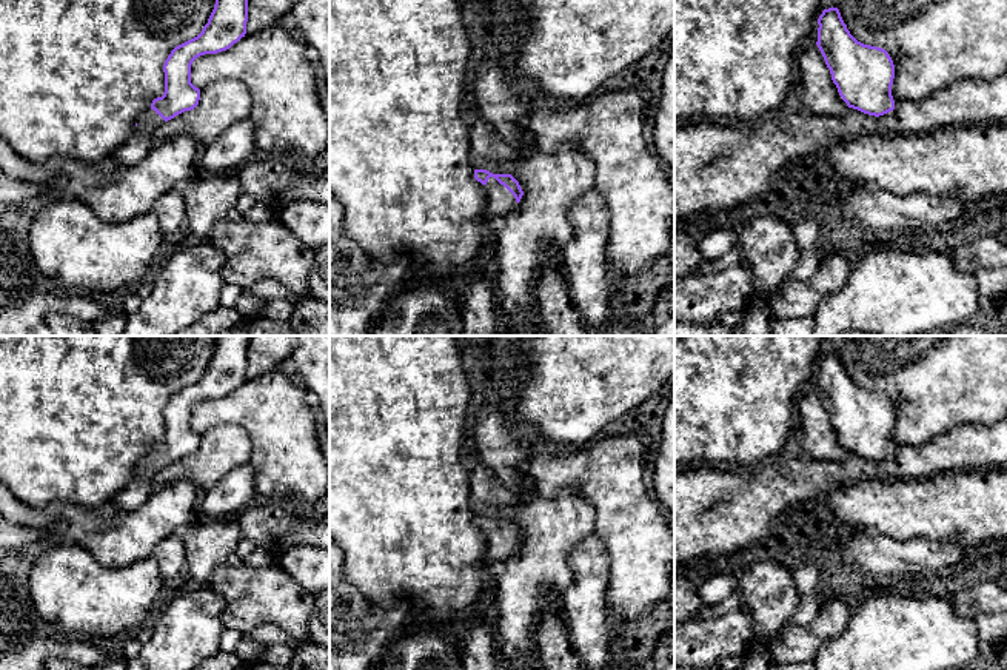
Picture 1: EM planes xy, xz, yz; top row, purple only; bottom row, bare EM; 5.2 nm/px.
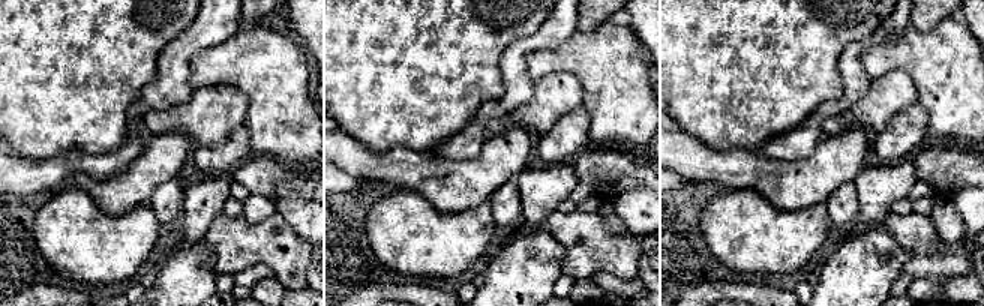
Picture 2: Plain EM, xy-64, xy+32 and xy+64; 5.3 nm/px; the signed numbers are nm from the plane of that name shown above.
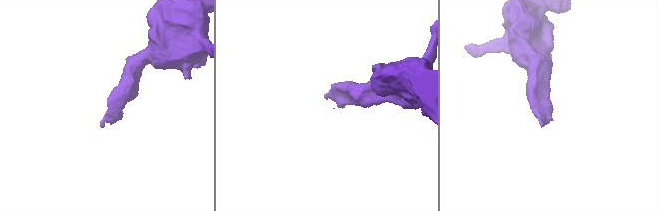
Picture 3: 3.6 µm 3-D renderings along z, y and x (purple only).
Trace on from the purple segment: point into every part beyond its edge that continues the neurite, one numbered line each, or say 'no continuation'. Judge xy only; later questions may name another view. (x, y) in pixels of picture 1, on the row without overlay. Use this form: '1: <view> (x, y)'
1: xy (133, 495)

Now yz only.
no continuation

